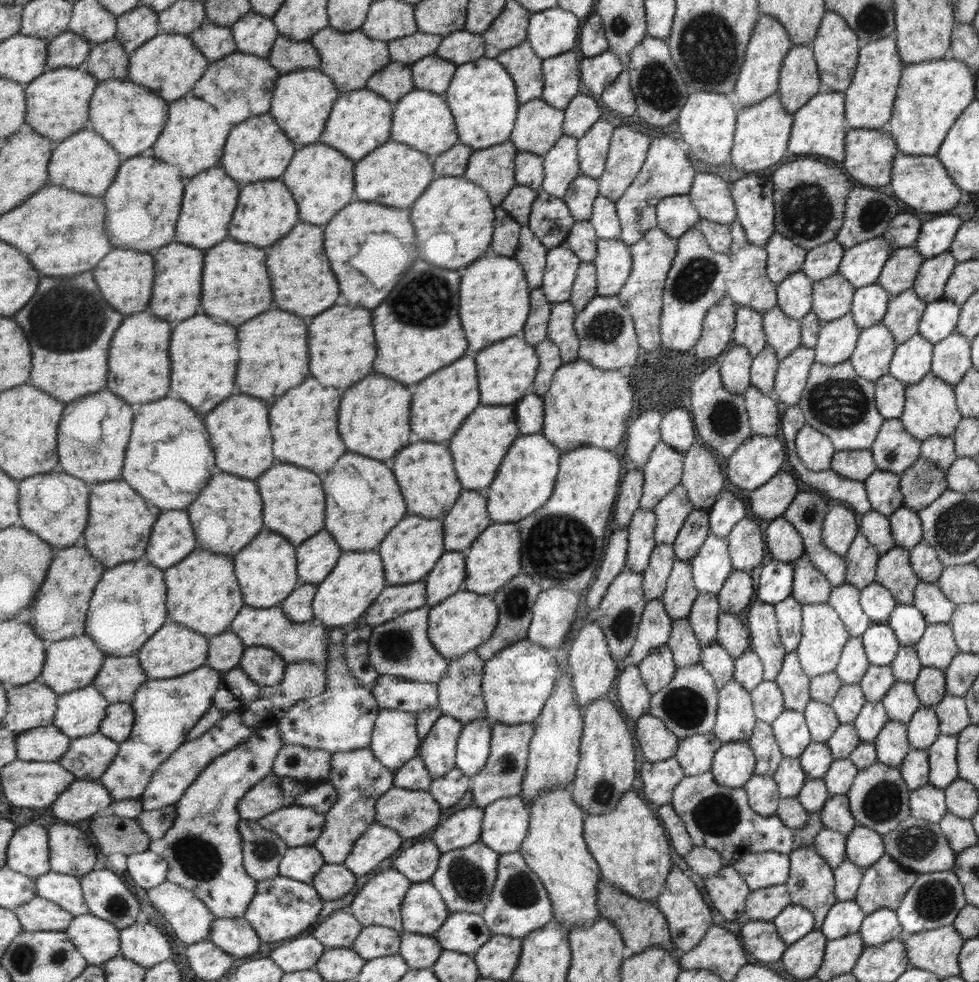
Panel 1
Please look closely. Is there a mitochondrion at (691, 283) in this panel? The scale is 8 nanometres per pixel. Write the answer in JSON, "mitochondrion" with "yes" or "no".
{"mitochondrion":"yes"}

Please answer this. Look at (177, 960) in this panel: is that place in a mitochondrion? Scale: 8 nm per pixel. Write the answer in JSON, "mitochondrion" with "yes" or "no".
{"mitochondrion":"no"}

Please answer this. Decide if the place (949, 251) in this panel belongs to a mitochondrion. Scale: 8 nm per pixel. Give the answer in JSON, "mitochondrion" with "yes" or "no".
{"mitochondrion":"no"}

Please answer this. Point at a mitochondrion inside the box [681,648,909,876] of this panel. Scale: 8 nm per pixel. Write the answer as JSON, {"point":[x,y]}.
{"point":[718,815]}

